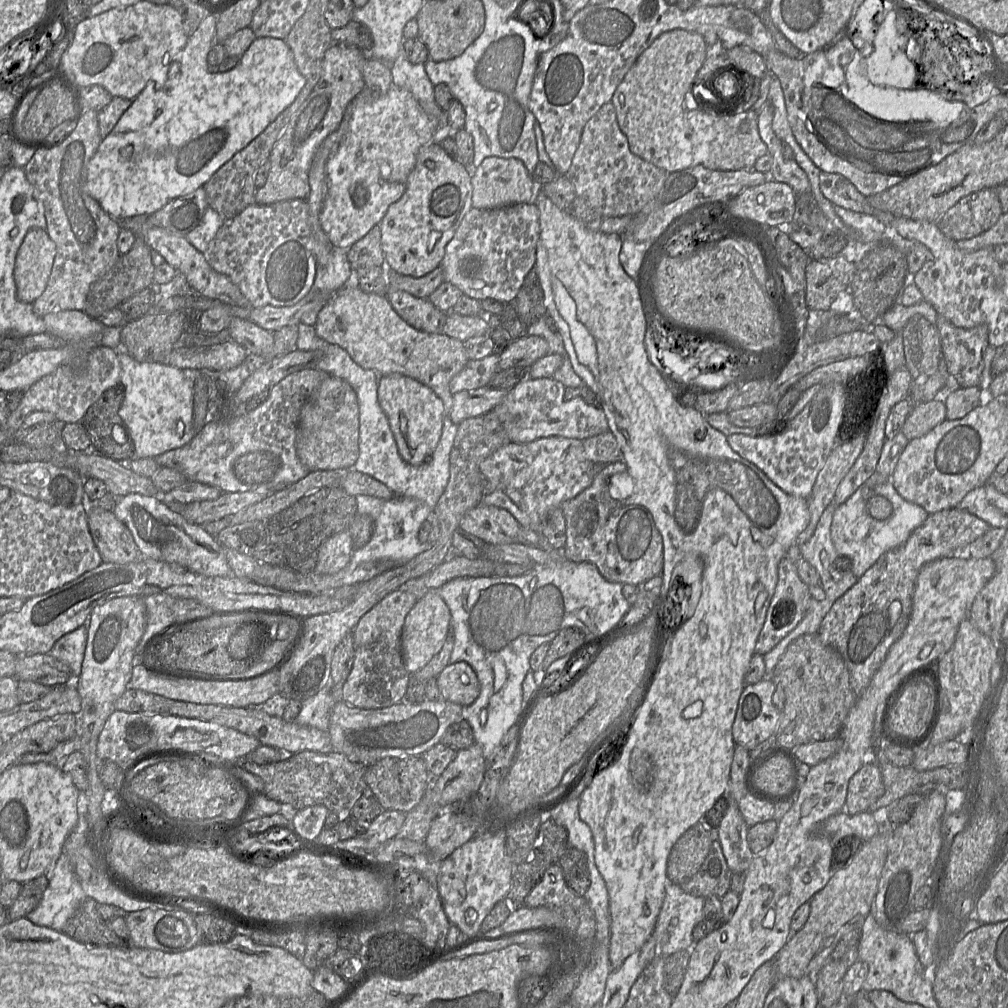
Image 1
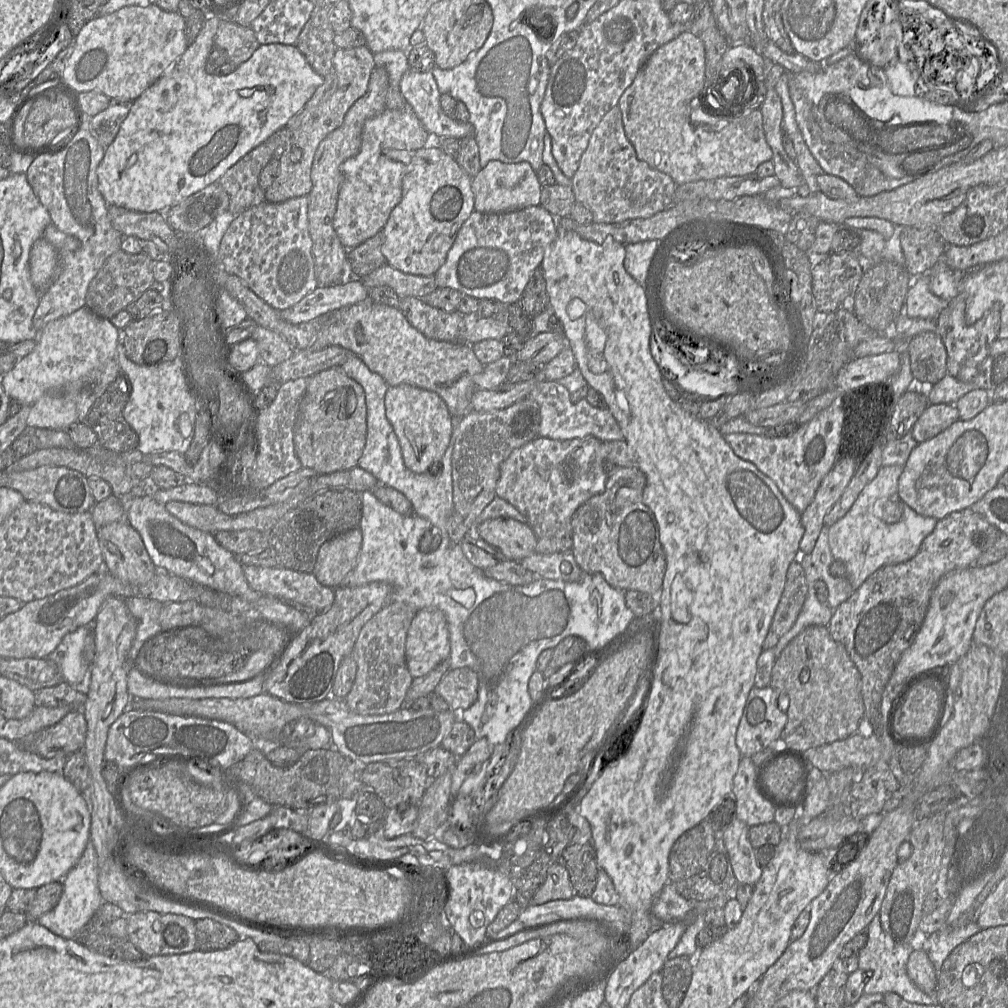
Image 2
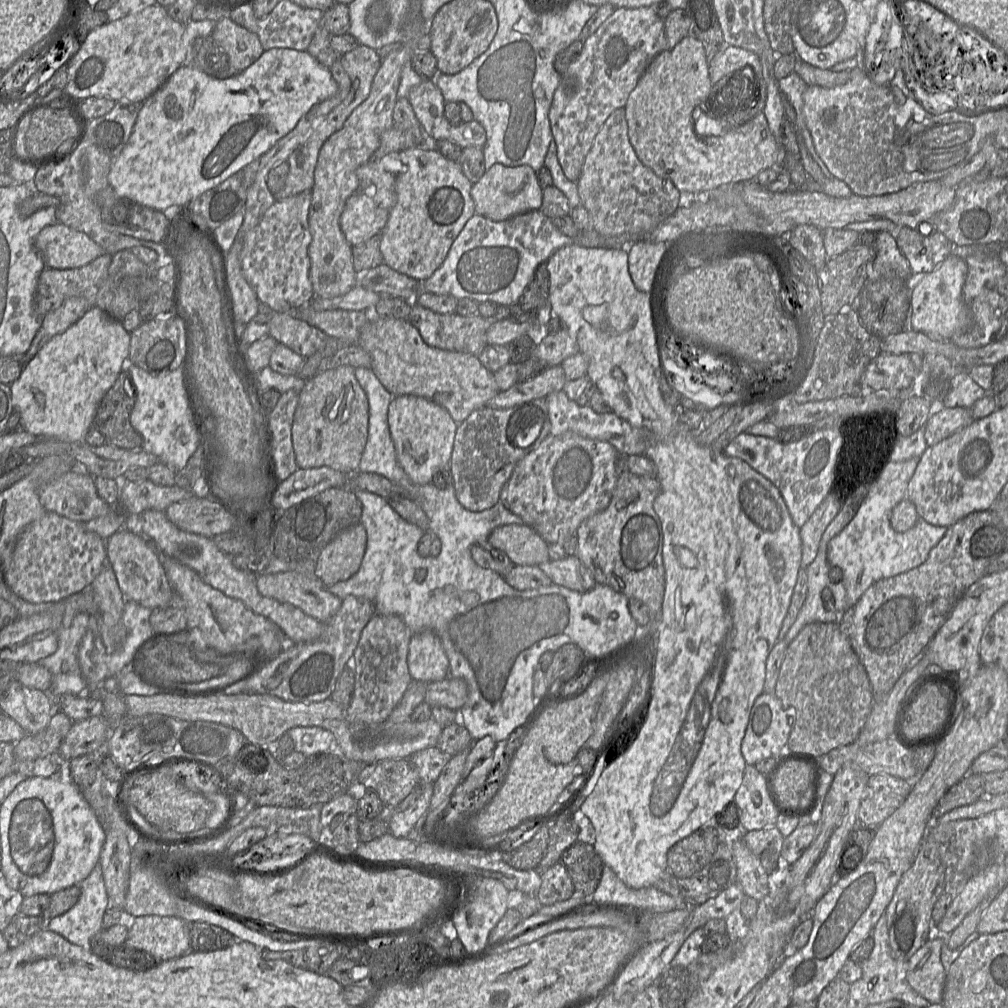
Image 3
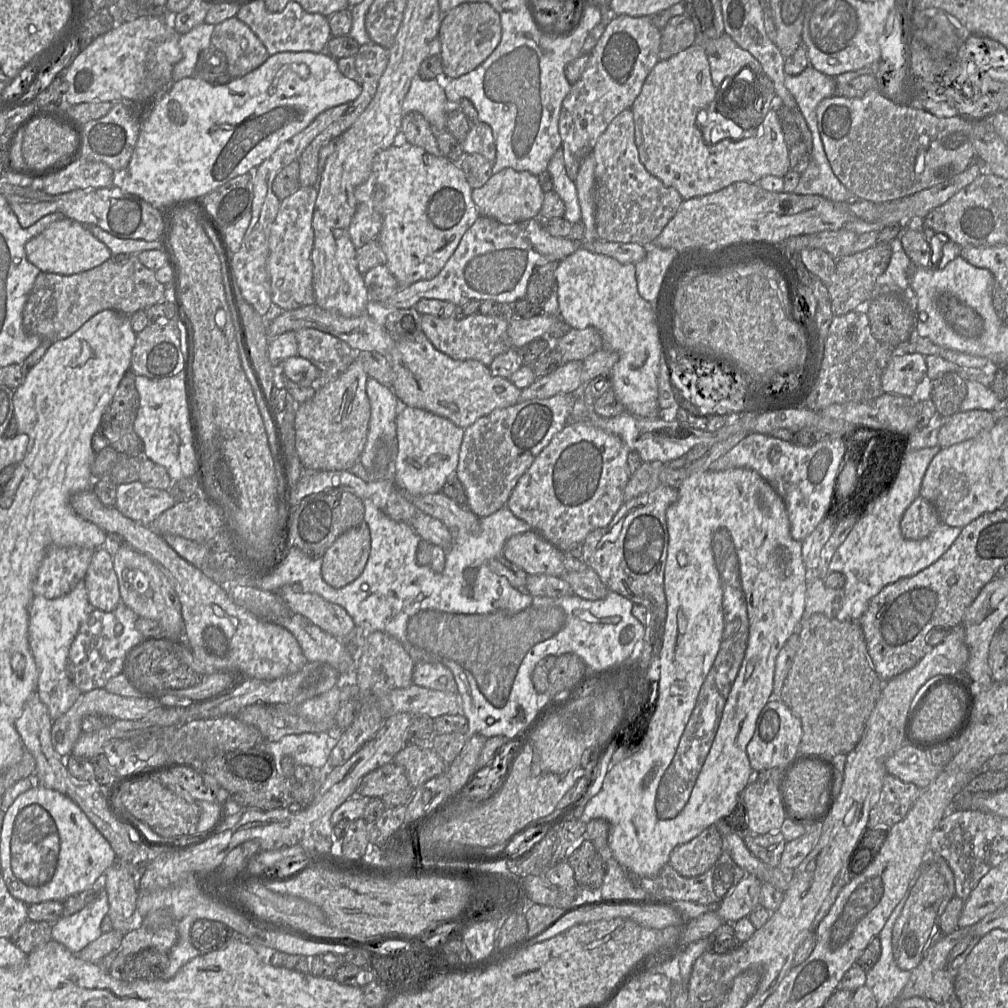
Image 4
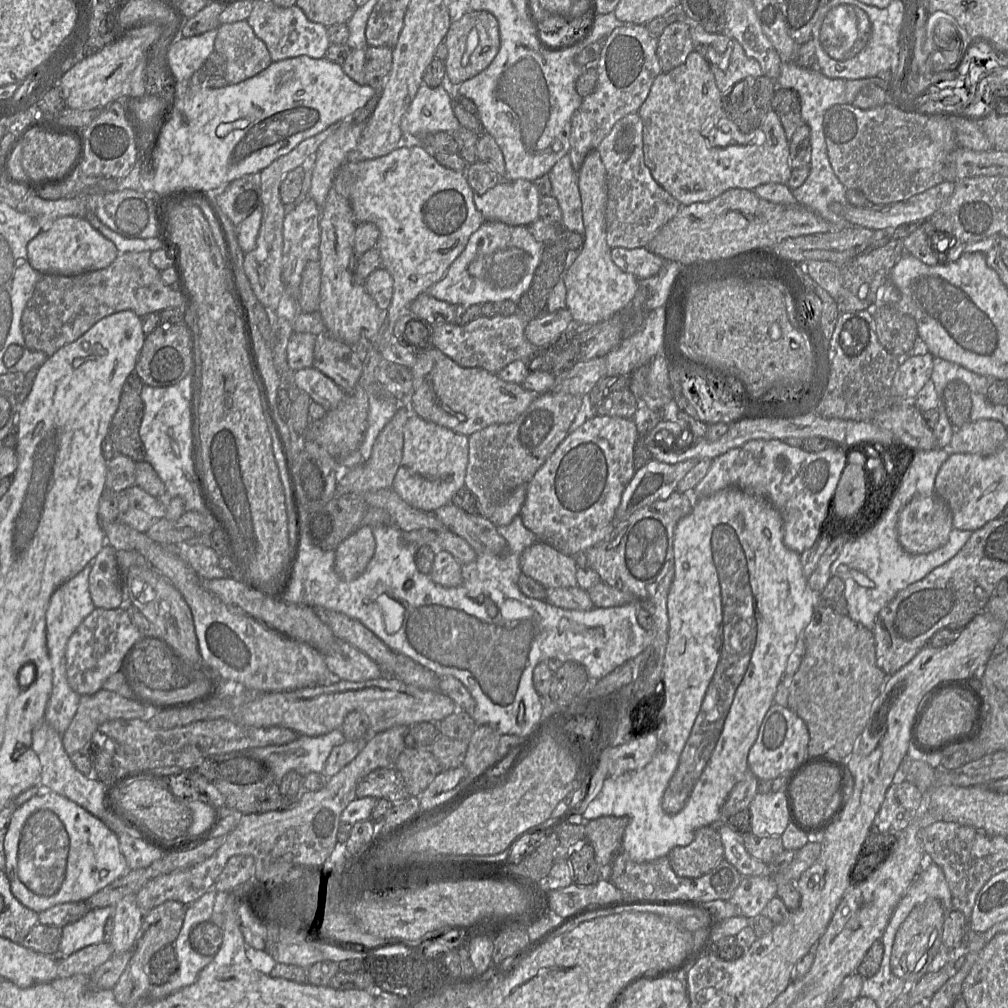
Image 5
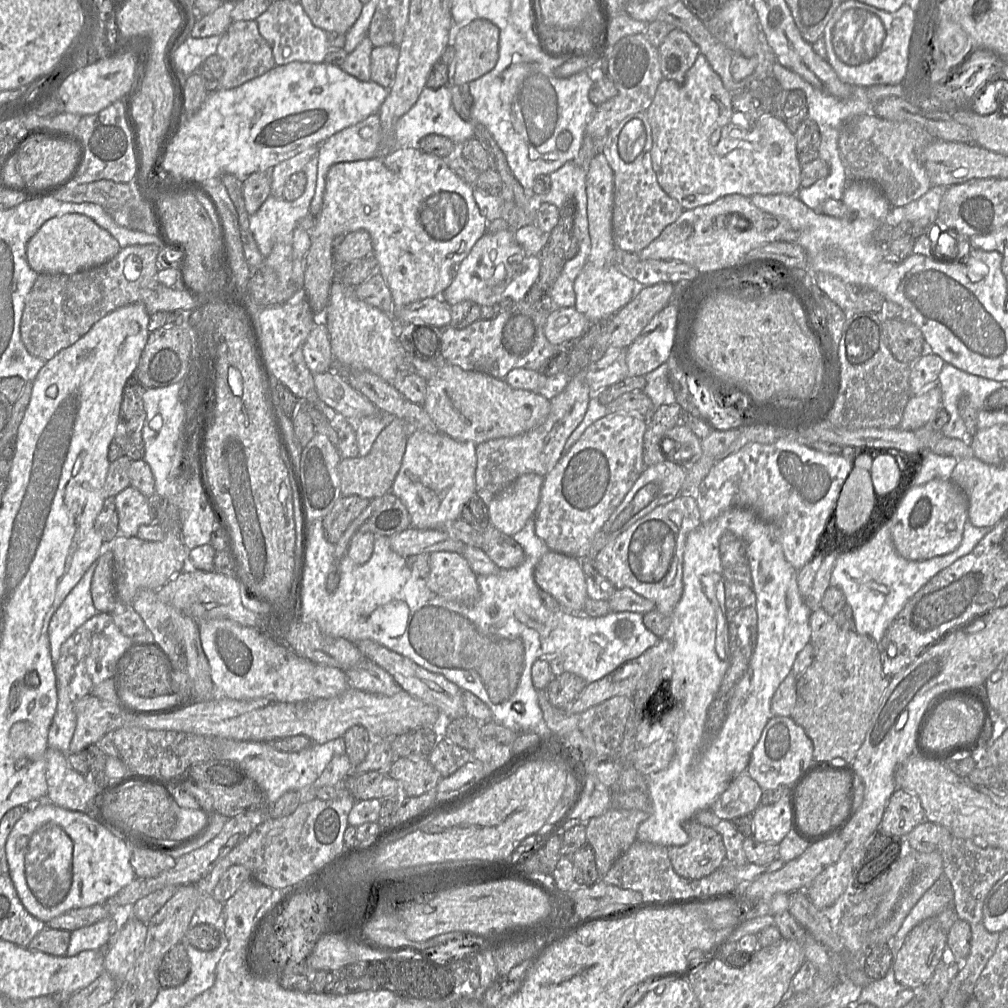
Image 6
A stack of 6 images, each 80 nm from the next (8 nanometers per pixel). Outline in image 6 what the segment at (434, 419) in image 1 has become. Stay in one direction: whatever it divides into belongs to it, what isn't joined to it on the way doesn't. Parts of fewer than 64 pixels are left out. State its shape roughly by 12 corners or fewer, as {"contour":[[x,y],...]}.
{"contour":[[412,429],[390,492],[413,528],[460,519],[474,443]]}

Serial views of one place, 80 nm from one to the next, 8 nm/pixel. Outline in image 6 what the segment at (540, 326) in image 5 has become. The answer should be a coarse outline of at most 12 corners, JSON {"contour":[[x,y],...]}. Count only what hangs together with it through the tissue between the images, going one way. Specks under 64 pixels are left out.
{"contour":[[574,307],[546,315],[553,345],[572,344],[591,321]]}

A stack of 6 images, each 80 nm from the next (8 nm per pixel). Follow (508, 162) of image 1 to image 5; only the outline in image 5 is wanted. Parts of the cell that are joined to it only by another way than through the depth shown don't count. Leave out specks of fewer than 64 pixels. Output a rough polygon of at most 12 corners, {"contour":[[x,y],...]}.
{"contour":[[500,180],[473,193],[486,221],[528,226],[539,219],[532,181]]}

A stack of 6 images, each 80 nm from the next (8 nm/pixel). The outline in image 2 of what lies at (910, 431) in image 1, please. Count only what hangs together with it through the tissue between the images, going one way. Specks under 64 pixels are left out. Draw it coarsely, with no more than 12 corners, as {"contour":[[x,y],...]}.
{"contour":[[929,404],[911,429],[918,442],[959,420],[955,405]]}

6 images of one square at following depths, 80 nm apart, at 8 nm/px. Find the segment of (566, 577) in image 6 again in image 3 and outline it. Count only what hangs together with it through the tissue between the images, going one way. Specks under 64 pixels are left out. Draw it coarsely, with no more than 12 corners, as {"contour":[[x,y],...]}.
{"contour":[[527,524],[499,526],[488,543],[515,565],[550,560],[548,543]]}

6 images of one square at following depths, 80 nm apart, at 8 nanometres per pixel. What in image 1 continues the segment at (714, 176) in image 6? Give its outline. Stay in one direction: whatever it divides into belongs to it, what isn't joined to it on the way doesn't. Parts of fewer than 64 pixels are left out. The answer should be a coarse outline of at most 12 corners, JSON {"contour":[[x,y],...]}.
{"contour":[[658,36],[611,103],[664,170],[753,169],[758,112],[695,84],[707,44]]}

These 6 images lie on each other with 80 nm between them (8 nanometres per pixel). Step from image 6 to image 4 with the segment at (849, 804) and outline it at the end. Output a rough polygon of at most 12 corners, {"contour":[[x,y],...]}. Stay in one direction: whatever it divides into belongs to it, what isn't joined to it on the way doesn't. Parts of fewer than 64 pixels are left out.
{"contour":[[799,763],[787,776],[785,797],[800,819],[830,807],[832,770]]}

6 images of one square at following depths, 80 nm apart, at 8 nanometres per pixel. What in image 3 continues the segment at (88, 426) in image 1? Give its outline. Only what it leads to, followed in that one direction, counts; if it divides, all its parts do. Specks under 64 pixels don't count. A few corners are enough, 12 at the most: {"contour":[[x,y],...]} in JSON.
{"contour":[[122,371],[99,403],[94,427],[105,444],[143,450],[130,423],[135,388]]}

